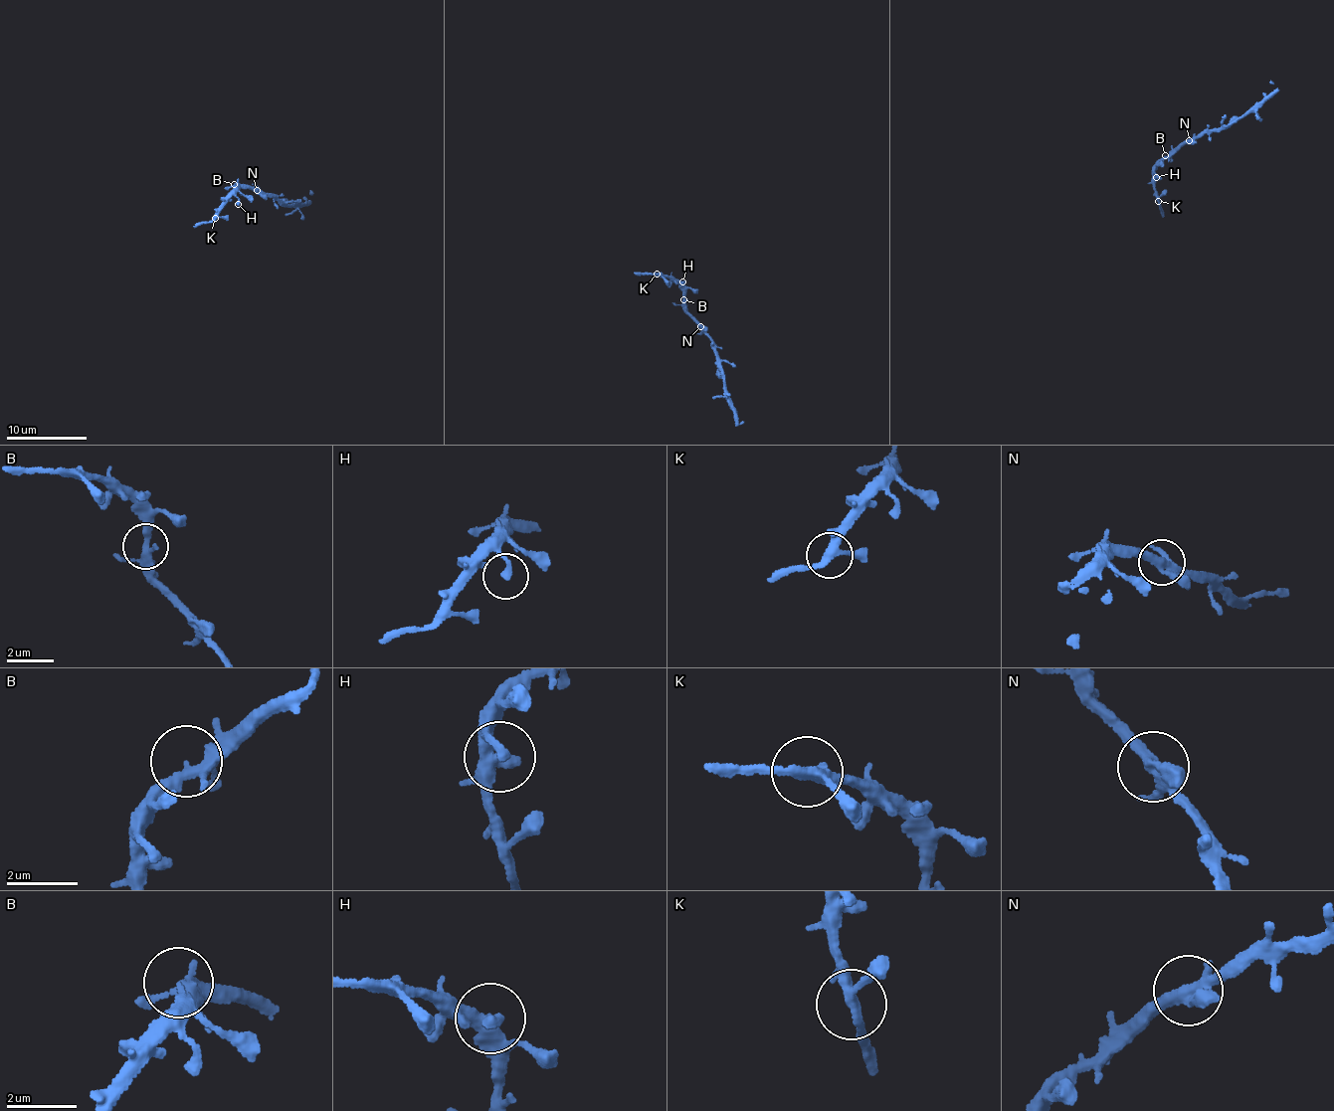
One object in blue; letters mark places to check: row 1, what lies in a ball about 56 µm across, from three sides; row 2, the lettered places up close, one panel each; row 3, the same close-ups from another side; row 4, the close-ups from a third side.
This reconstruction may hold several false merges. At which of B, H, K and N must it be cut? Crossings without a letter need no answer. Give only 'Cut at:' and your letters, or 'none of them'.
Cut at: none of them

